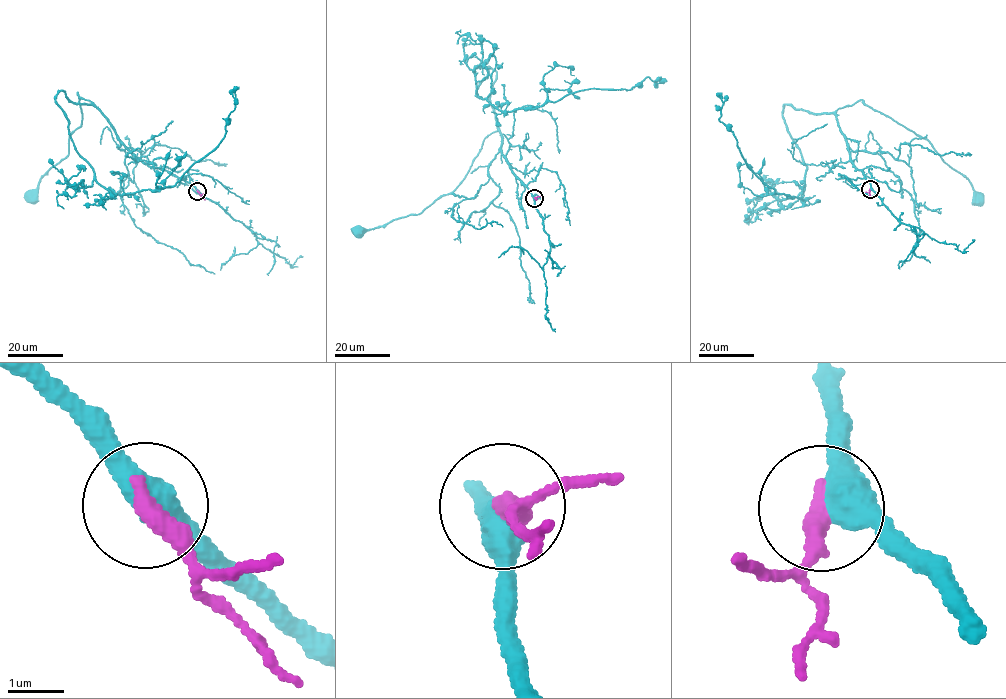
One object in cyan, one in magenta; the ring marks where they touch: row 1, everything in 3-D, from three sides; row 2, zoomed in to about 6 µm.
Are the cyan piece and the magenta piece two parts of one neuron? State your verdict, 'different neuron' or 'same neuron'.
different neuron

